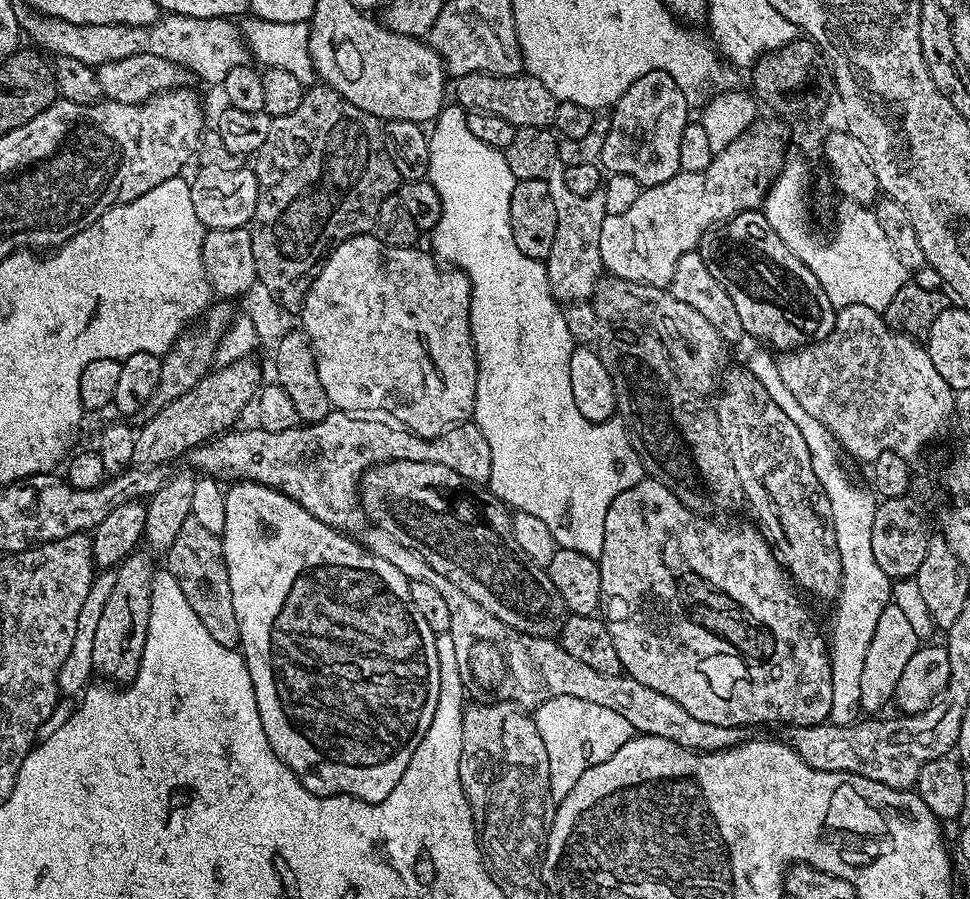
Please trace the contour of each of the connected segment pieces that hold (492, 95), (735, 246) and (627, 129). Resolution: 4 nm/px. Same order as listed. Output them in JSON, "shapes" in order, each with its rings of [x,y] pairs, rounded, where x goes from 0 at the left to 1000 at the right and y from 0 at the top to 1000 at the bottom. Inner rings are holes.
{"shapes":[[[[486,80],[479,85],[469,86],[469,115],[479,122],[488,125],[504,125],[513,127],[513,131],[522,131],[522,136],[531,138],[533,142],[565,142],[571,131],[574,112],[555,91],[555,87],[537,82],[534,85],[510,85],[504,80]]],[[[787,235],[761,236],[754,245],[726,258],[720,279],[736,309],[742,311],[743,318],[753,329],[757,345],[761,347],[768,370],[772,375],[784,379],[788,374],[792,374],[789,384],[797,388],[820,389],[829,386],[830,383],[838,383],[840,378],[852,376],[860,367],[863,344],[859,343],[856,331],[852,331],[843,313],[826,301],[825,289],[819,287],[810,269],[806,269],[806,265],[798,260],[798,256],[790,247]]],[[[682,78],[662,82],[630,121],[631,133],[626,135],[627,148],[623,150],[618,181],[628,192],[645,194],[662,207],[681,205],[695,198],[702,190],[700,162],[704,142],[711,135],[709,125],[711,117],[691,82]]]]}

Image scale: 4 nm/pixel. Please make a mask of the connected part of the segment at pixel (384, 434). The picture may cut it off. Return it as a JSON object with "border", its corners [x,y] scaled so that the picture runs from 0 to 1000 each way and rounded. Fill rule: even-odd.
{"border":[[[344,456],[336,465],[332,465],[332,469],[327,472],[313,472],[301,477],[291,478],[287,482],[280,482],[267,474],[261,476],[252,476],[248,481],[244,478],[236,478],[218,489],[213,494],[204,494],[197,503],[193,504],[192,512],[199,516],[197,519],[203,526],[209,527],[211,531],[222,531],[227,536],[251,536],[253,534],[260,534],[264,538],[273,538],[282,545],[287,545],[291,549],[298,552],[303,558],[307,558],[307,563],[311,563],[315,567],[320,567],[320,572],[324,572],[324,576],[328,576],[328,581],[339,581],[340,572],[338,570],[346,570],[351,565],[351,552],[359,552],[368,546],[371,542],[371,532],[374,529],[378,521],[382,521],[385,516],[396,516],[400,512],[426,512],[427,514],[452,514],[456,518],[460,518],[464,523],[468,523],[472,527],[476,527],[476,532],[481,534],[489,534],[492,536],[502,535],[505,527],[505,496],[501,492],[501,487],[497,483],[497,478],[490,472],[490,469],[479,469],[477,472],[467,472],[466,475],[461,476],[455,485],[446,485],[440,489],[436,485],[427,485],[420,476],[413,474],[411,471],[405,469],[400,465],[385,465],[379,461],[364,461],[362,458],[352,458]]]}

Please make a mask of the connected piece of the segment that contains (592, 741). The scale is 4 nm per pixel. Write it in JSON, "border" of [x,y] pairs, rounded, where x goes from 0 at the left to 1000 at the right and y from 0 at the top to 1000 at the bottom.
{"border":[[[576,774],[567,776],[552,789],[551,800],[555,808],[555,816],[559,821],[559,830],[563,830],[563,843],[567,843],[568,889],[576,892],[592,879],[596,865],[608,857],[608,852],[616,852],[616,848],[625,848],[633,834],[645,830],[654,815],[649,803],[641,799],[633,790],[625,790],[625,785],[615,785],[613,781],[604,781],[604,776]]]}

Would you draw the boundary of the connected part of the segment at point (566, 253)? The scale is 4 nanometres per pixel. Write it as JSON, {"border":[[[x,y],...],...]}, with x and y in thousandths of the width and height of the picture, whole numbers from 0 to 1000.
{"border":[[[570,180],[563,192],[567,218],[571,222],[574,238],[574,256],[571,258],[570,273],[567,274],[563,288],[565,317],[569,319],[569,327],[574,335],[605,335],[614,321],[614,313],[621,306],[616,265],[625,239],[623,216],[619,211],[608,216],[592,216],[592,211],[584,207],[581,189],[582,184]]]}

